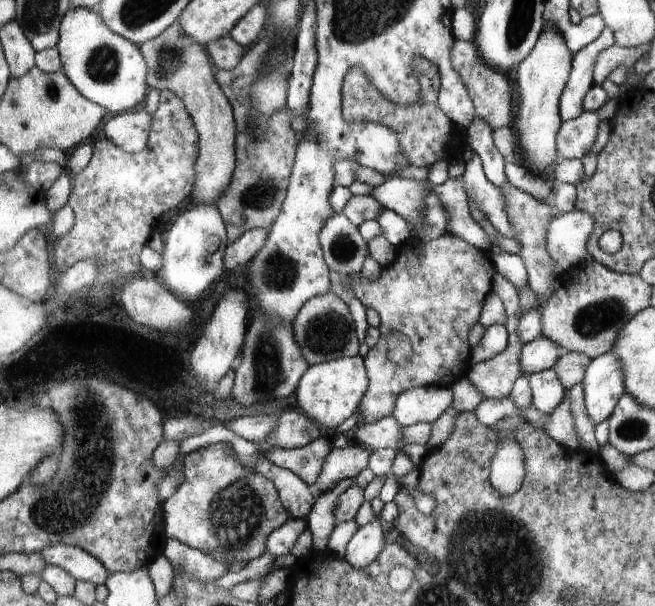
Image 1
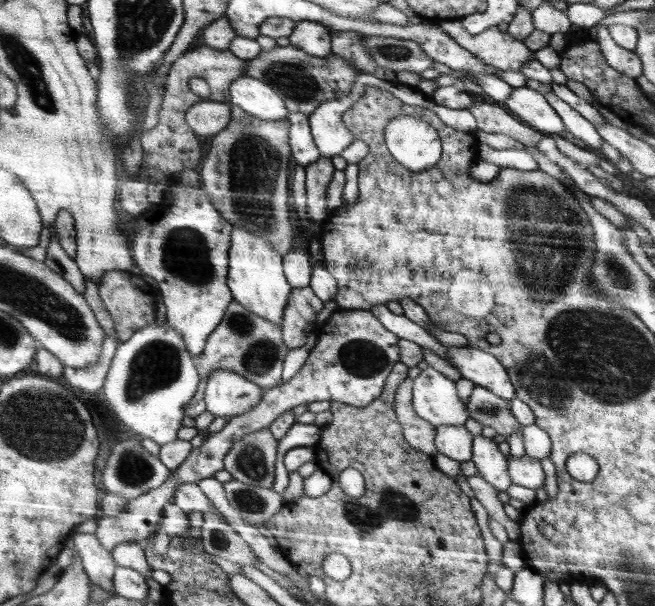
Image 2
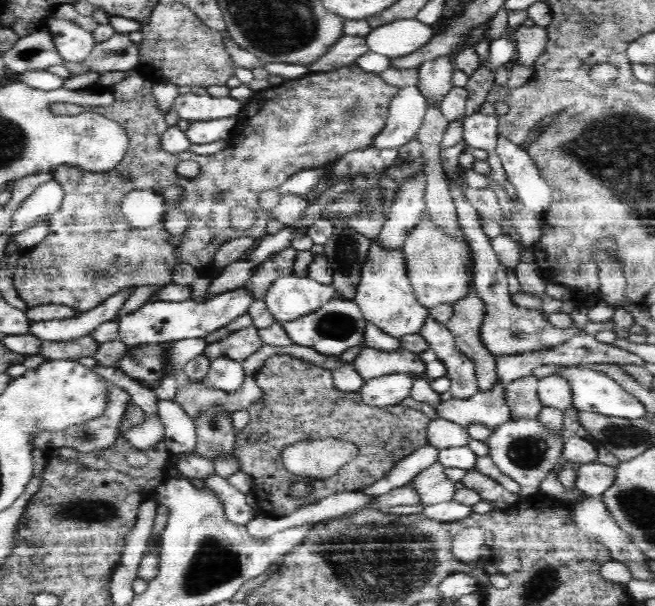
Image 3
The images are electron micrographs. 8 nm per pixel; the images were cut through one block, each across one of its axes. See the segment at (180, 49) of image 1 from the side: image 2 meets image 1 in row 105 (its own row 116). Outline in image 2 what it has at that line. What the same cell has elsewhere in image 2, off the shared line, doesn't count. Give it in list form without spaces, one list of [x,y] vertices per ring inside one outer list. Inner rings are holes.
[[[199,99],[186,113],[186,122],[200,136],[223,131],[230,121],[230,104],[219,101]]]

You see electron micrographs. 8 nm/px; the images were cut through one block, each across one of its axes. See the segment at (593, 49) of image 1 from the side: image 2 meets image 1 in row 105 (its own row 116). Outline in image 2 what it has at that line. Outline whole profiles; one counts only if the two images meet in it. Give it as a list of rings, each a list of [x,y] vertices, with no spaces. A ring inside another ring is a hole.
[[[553,91],[542,92],[546,97],[546,102],[554,108],[554,111],[564,120],[566,130],[569,130],[576,138],[580,138],[587,145],[598,150],[600,148],[600,136],[596,127],[592,125],[584,116],[581,116],[574,108],[571,108],[564,100],[561,100]]]

